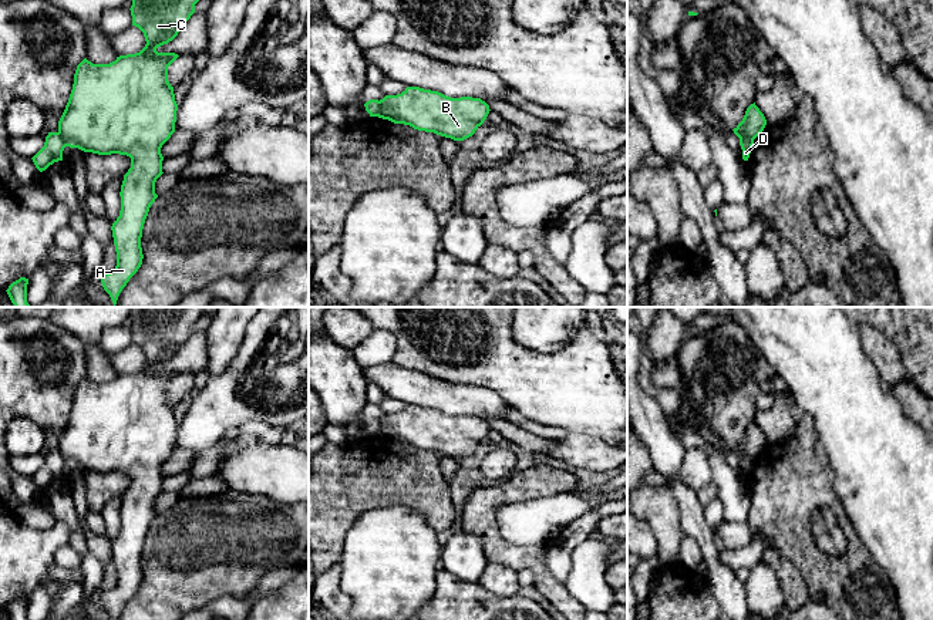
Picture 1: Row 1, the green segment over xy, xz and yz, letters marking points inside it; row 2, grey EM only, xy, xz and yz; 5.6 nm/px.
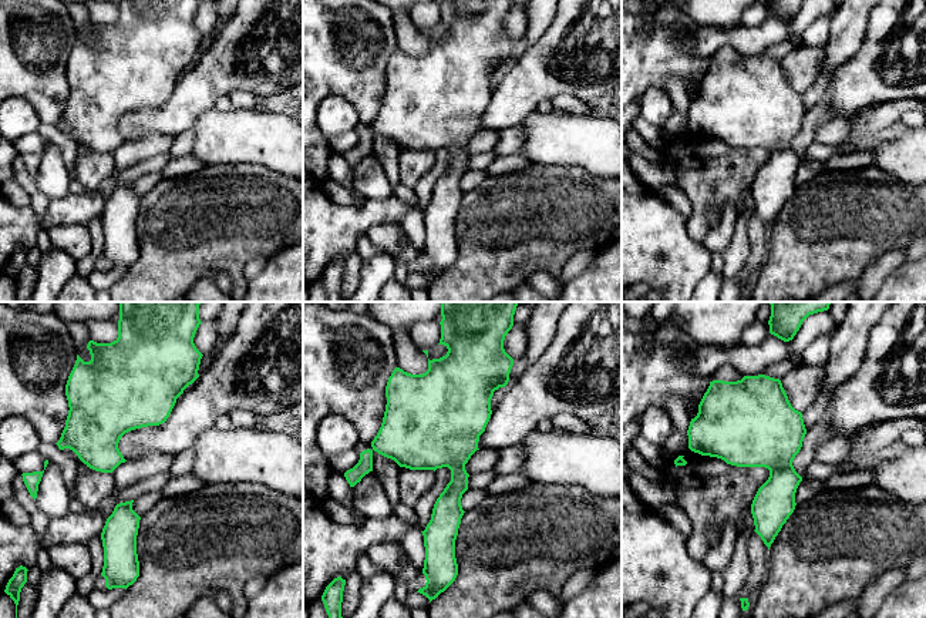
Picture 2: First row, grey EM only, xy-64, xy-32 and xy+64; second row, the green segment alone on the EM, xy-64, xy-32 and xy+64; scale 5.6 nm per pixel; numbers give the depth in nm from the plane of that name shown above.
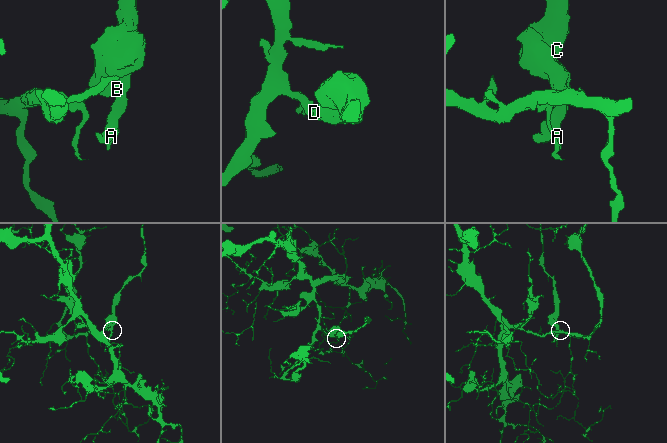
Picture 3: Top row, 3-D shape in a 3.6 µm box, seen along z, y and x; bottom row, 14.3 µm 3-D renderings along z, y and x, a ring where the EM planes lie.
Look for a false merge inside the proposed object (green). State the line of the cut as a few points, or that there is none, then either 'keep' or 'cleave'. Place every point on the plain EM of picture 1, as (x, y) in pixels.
cut xz (380, 420), (380, 428), (376, 434); cleave

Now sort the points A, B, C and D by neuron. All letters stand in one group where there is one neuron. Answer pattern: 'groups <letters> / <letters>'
groups A B C / D

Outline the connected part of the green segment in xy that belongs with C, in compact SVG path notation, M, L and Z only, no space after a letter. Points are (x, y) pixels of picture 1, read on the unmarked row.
M131 307L132 344L145 356L145 365L135 373L117 375L110 383L92 383L84 377L75 388L74 402L58 439L58 451L65 465L98 474L119 472L131 476L131 486L121 503L121 529L112 542L117 584L102 593L101 602L112 620L142 583L141 556L151 523L158 513L155 501L164 492L162 464L175 451L178 422L168 400L168 385L179 375L158 371L156 367L172 360L195 331L203 307Z

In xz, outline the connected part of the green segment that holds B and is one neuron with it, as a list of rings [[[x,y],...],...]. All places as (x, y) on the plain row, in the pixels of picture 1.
[[[407,405],[401,412],[380,418],[377,435],[464,459],[475,452],[489,429],[489,424],[481,417],[451,417],[438,410]]]

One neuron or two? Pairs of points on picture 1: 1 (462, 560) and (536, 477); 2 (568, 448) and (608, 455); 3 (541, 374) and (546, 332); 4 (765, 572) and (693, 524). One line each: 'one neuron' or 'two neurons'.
1: two neurons
2: one neuron
3: two neurons
4: two neurons

